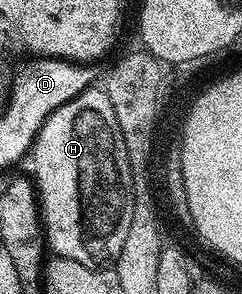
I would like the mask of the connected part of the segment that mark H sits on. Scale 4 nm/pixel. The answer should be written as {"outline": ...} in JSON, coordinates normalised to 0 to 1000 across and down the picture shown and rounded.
{"outline":[[[364,303],[331,313],[277,350],[252,354],[244,367],[211,384],[169,425],[145,459],[140,486],[124,500],[120,544],[128,568],[145,578],[136,619],[153,639],[153,673],[169,707],[169,755],[186,789],[186,827],[215,857],[252,874],[285,874],[285,888],[335,888],[335,901],[372,908],[421,898],[421,881],[483,874],[500,861],[500,833],[517,833],[517,806],[533,806],[533,765],[554,752],[554,643],[541,636],[537,541],[525,531],[521,480],[508,473],[504,446],[488,432],[488,398],[471,381],[467,357],[426,303]]]}

